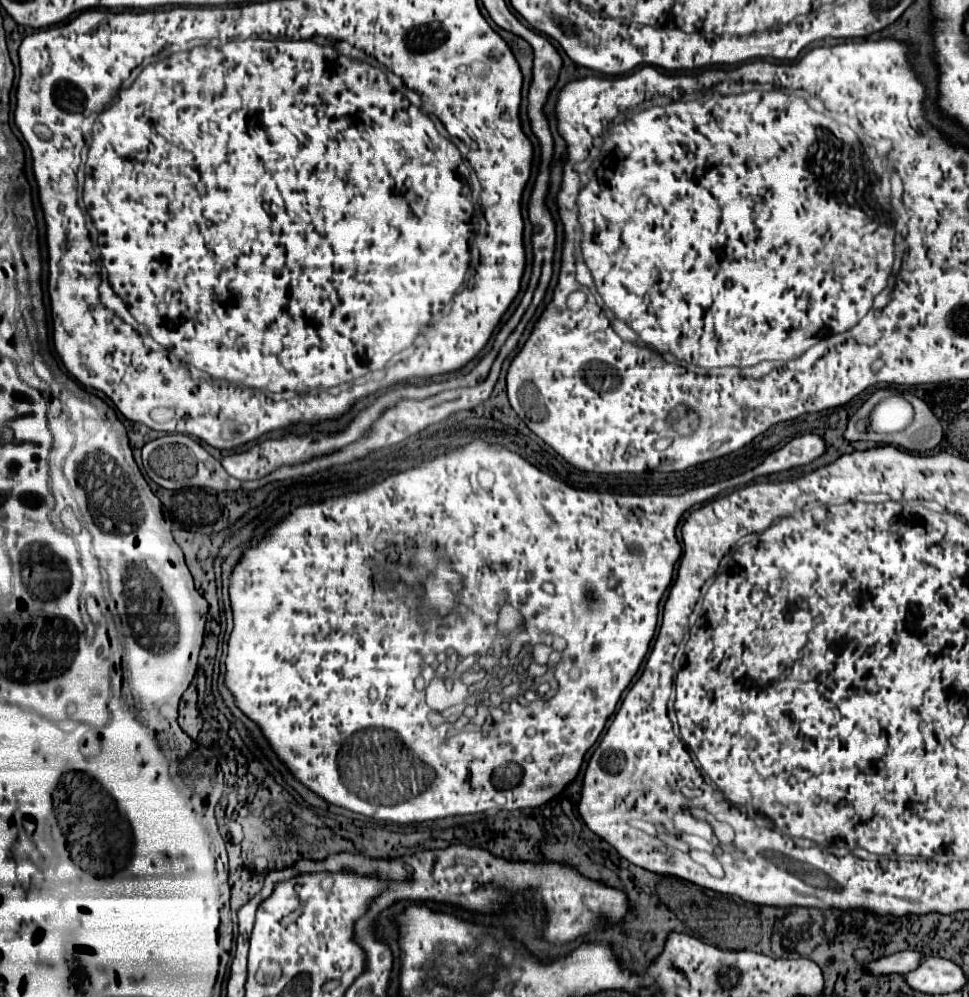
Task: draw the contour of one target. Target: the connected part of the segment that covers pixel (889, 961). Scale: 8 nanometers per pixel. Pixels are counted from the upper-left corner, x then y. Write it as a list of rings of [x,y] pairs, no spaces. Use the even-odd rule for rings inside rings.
[[[901,951],[889,957],[883,957],[879,961],[873,961],[867,965],[867,969],[875,975],[889,975],[889,973],[909,973],[917,965],[921,965],[921,959],[925,959],[919,951]]]

